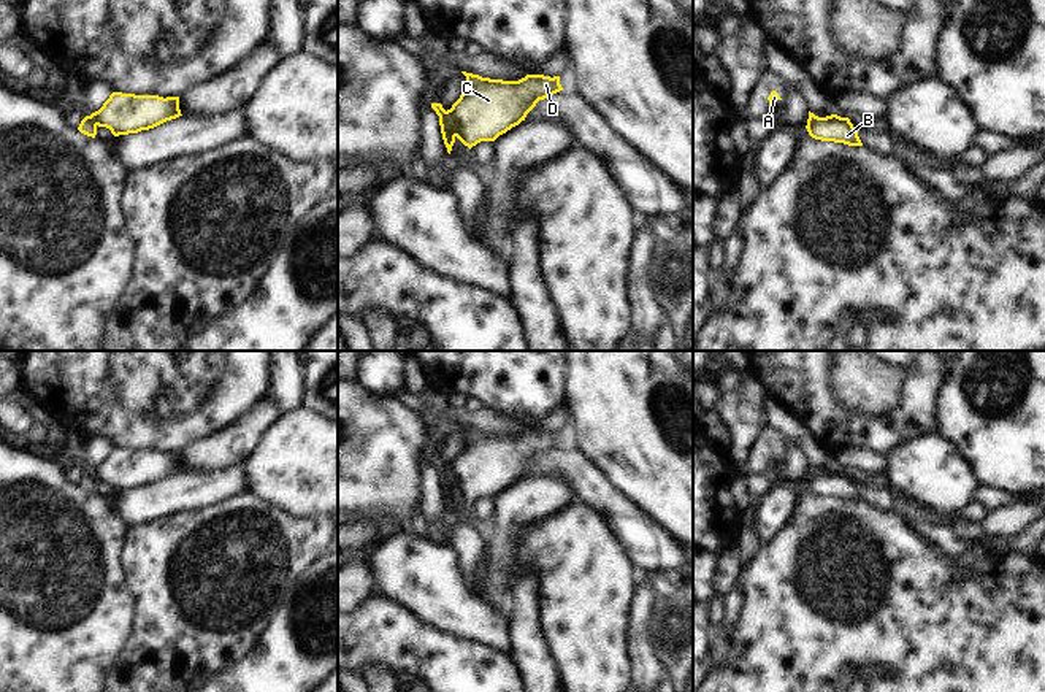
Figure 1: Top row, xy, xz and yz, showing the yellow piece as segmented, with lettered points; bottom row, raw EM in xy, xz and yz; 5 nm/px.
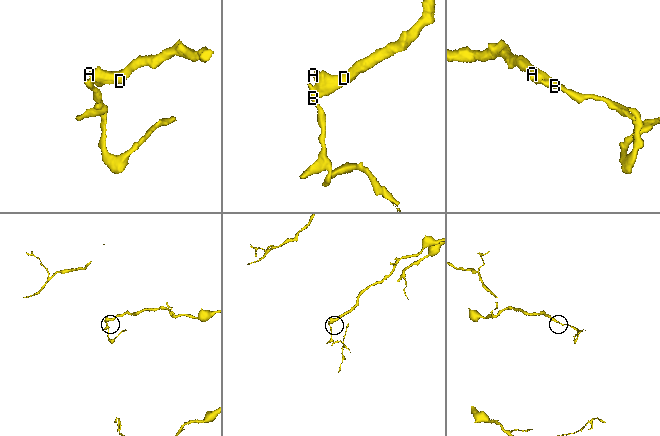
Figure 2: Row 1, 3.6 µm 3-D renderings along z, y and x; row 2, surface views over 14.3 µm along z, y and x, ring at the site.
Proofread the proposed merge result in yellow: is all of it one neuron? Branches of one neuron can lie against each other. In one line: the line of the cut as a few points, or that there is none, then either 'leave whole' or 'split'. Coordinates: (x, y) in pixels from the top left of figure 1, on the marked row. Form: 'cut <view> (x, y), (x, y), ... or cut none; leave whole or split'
cut xz (446, 111), (457, 135); split

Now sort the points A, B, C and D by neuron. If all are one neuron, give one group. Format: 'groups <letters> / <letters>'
groups A C D / B

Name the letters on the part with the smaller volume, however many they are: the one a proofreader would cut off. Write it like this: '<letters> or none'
B.

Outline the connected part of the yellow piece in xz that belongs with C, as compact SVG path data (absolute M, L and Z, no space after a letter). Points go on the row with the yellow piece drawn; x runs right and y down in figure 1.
M461 73L466 87L447 116L457 138L469 149L480 141L495 141L525 121L539 100L563 90L560 76L526 75L519 81L503 81Z

